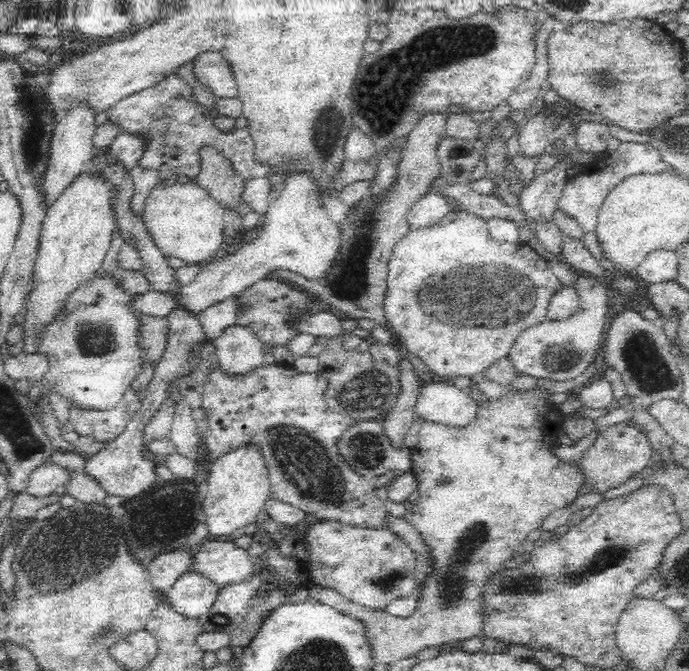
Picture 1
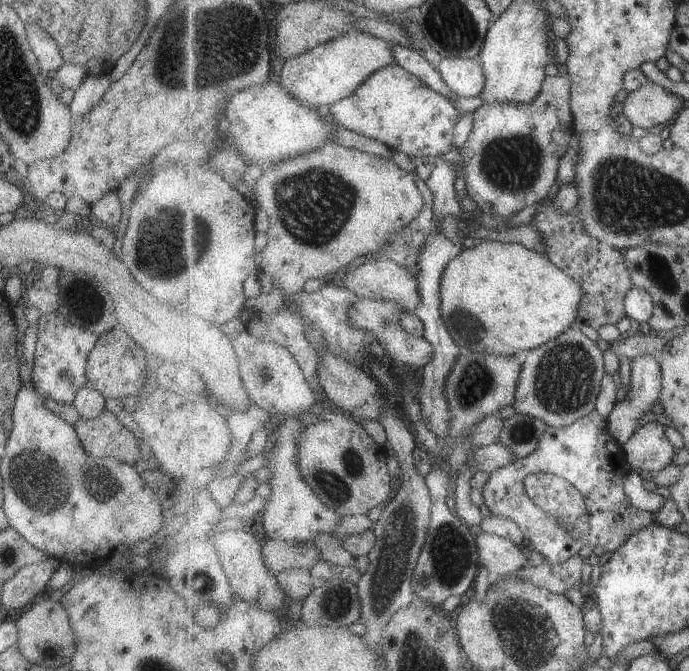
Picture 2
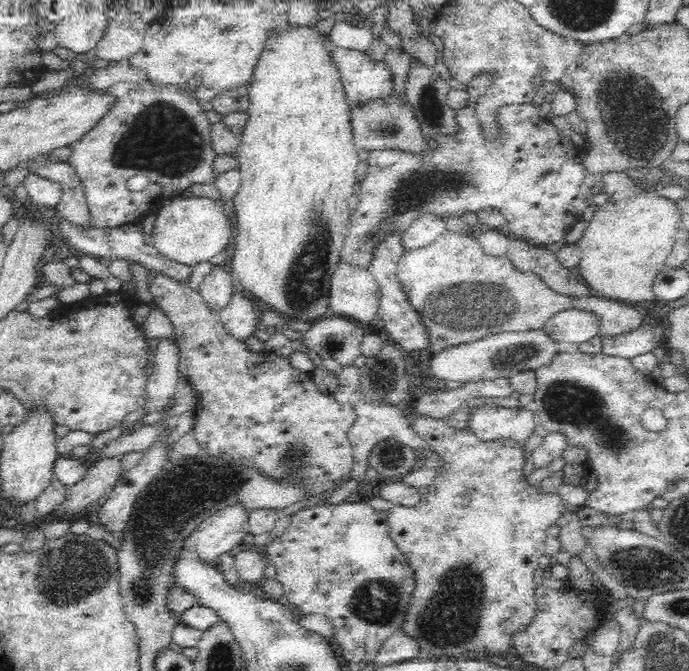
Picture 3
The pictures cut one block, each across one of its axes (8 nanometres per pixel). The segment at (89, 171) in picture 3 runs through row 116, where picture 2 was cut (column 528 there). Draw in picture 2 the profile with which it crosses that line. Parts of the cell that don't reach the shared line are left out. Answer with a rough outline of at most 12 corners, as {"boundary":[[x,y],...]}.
{"boundary":[[569,73],[485,103],[461,148],[476,213],[541,203],[574,137]]}

